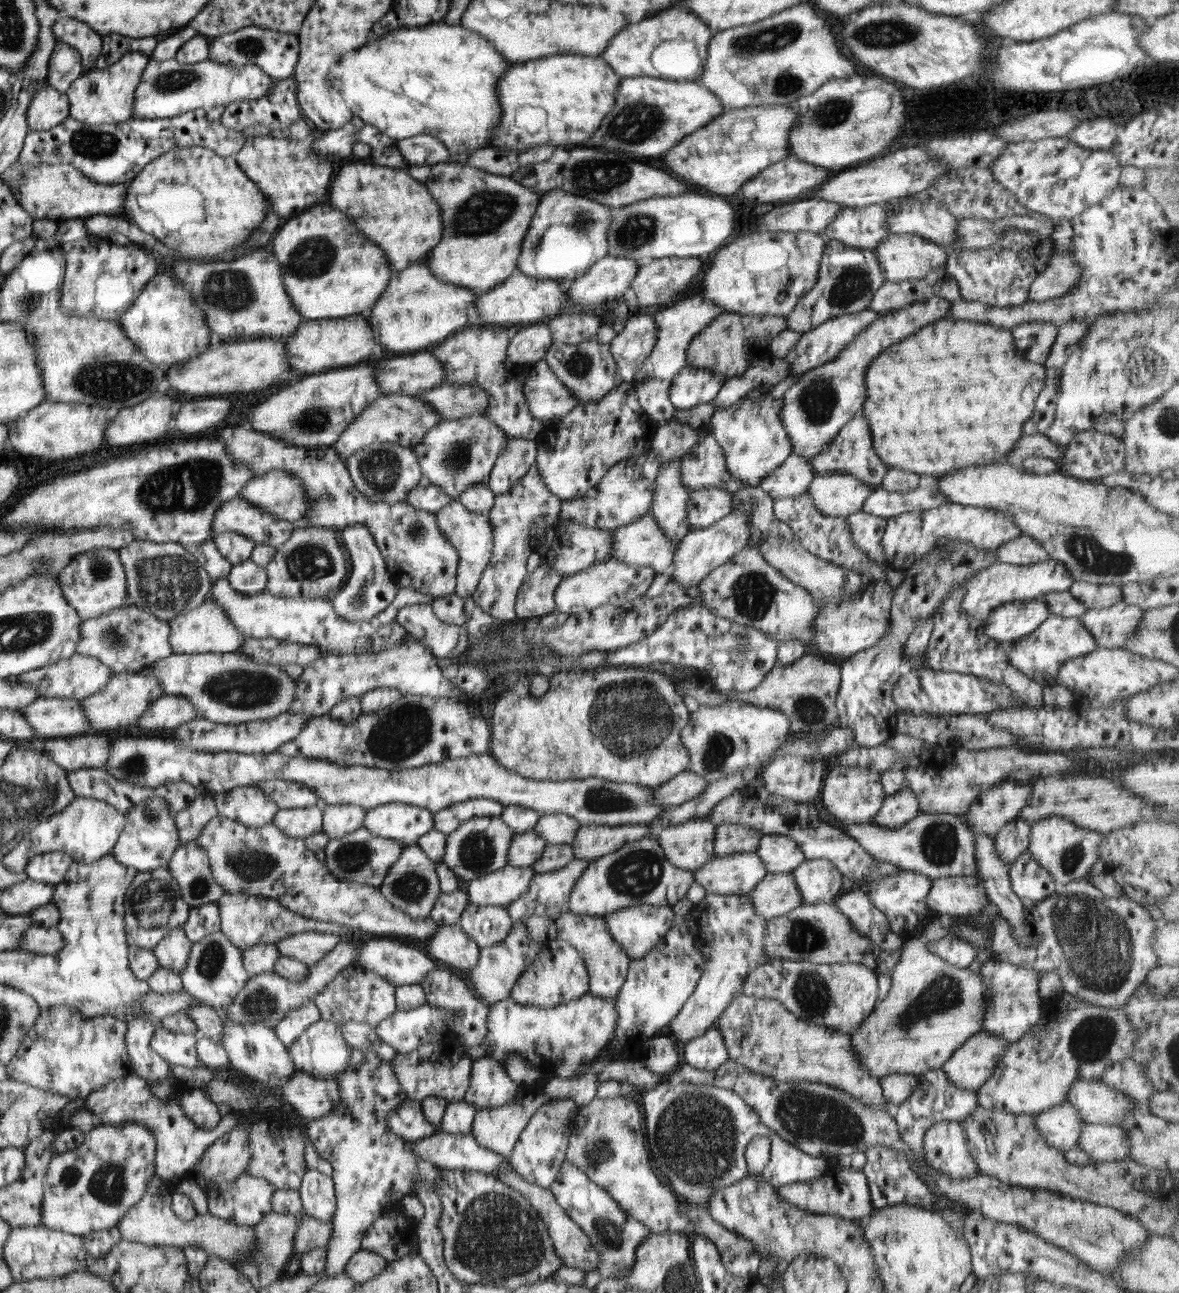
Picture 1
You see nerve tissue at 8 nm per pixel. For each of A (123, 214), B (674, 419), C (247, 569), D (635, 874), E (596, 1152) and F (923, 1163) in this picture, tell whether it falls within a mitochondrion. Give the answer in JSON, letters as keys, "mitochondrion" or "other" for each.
{"A":"other","B":"other","C":"other","D":"mitochondrion","E":"mitochondrion","F":"other"}

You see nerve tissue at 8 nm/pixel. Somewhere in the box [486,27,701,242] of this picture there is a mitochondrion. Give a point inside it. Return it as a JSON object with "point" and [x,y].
{"point":[644,121]}

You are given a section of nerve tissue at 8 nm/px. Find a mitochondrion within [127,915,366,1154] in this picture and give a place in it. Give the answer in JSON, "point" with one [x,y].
{"point":[261,1005]}

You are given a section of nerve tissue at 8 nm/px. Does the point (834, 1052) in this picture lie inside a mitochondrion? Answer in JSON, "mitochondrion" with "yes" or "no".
{"mitochondrion":"no"}

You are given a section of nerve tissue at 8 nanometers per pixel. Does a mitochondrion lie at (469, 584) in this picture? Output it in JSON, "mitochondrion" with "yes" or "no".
{"mitochondrion":"no"}

